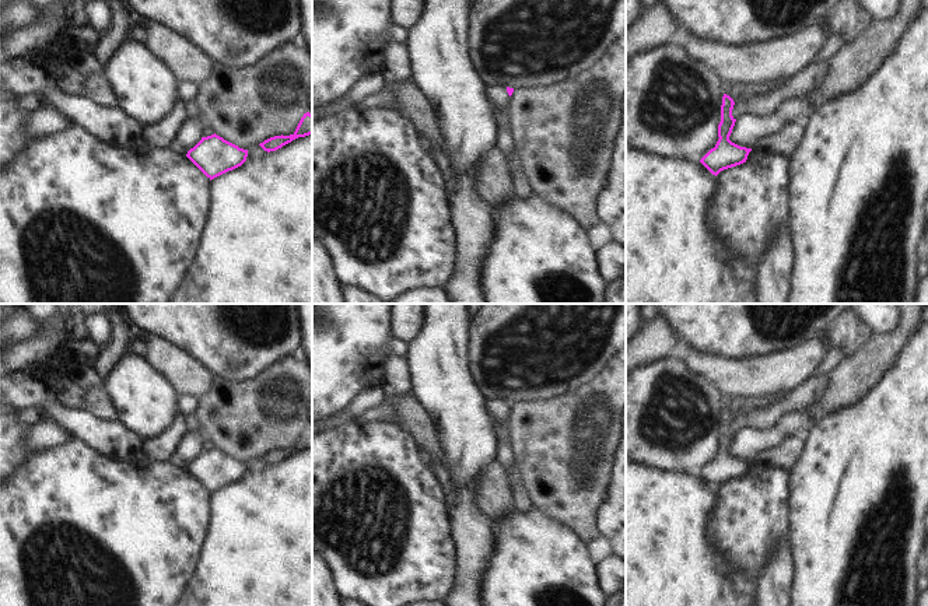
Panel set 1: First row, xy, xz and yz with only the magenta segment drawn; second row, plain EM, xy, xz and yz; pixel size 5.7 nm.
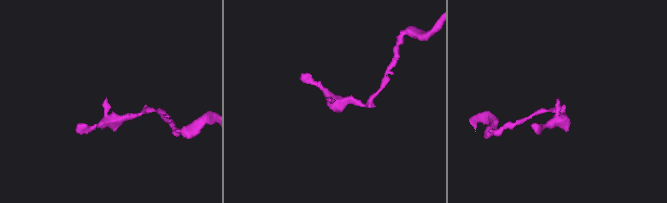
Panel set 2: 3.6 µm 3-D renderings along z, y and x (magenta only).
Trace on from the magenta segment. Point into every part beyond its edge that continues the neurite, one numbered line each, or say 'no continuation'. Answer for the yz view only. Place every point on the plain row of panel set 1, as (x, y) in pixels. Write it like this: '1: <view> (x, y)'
1: yz (809, 393)

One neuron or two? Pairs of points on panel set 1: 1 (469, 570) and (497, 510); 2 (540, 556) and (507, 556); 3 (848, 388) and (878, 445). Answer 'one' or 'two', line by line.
1: two
2: one
3: two

